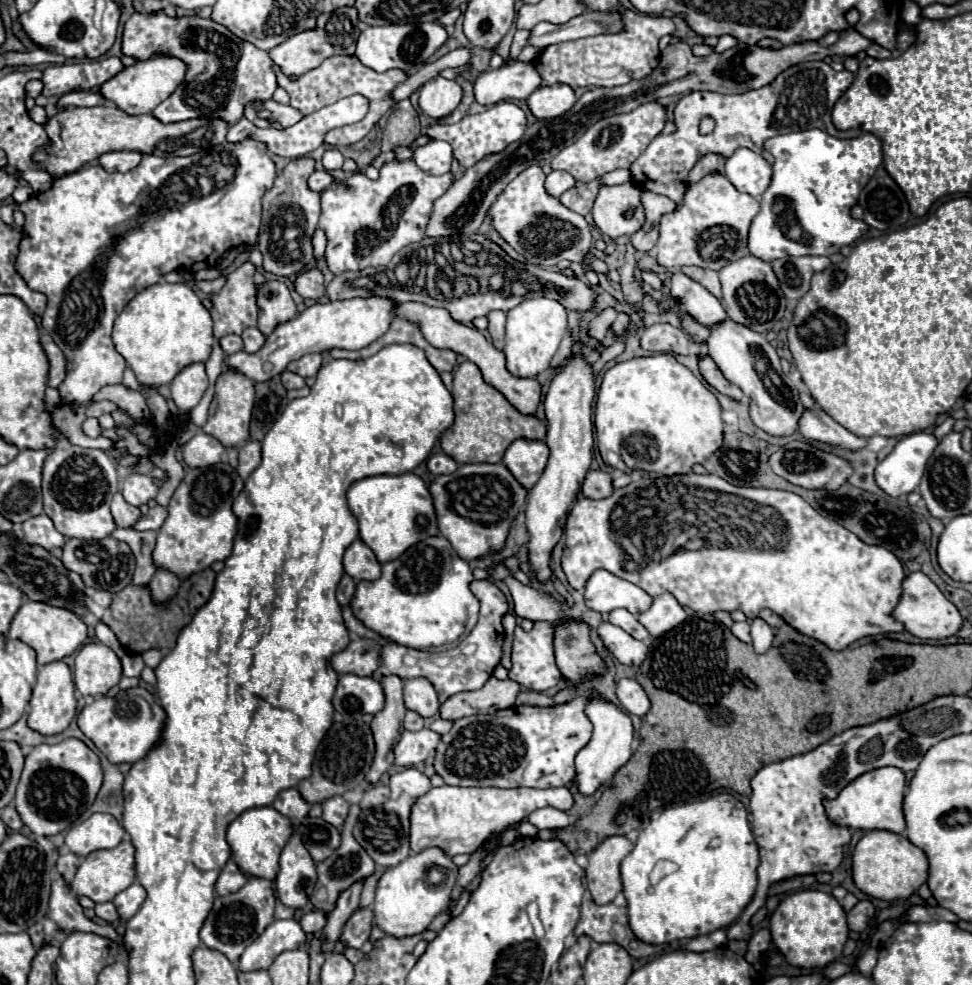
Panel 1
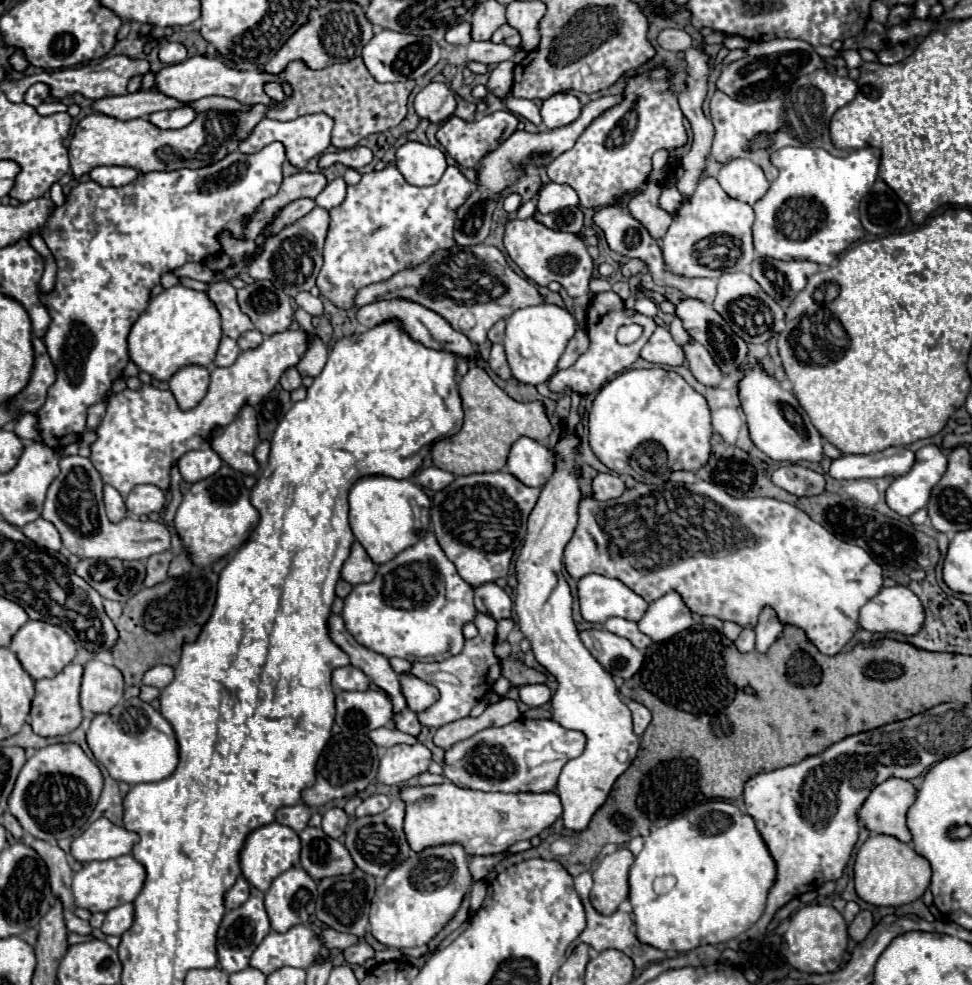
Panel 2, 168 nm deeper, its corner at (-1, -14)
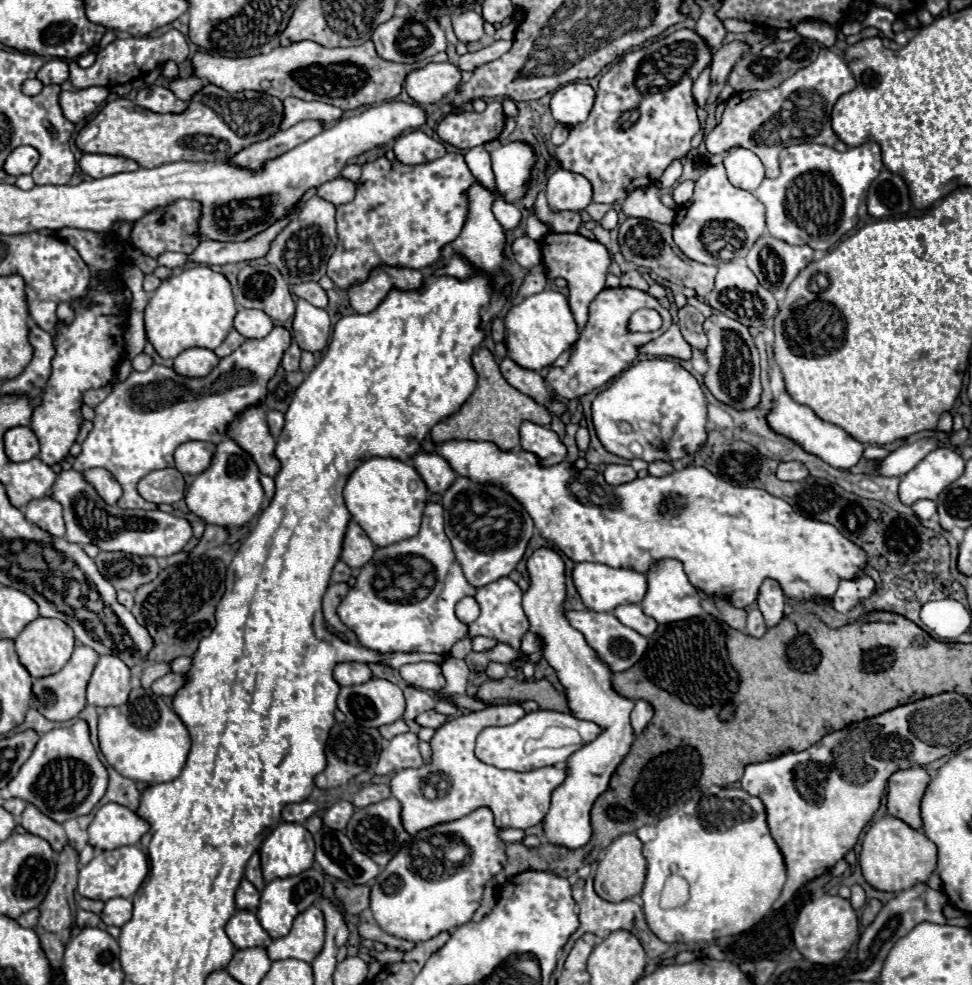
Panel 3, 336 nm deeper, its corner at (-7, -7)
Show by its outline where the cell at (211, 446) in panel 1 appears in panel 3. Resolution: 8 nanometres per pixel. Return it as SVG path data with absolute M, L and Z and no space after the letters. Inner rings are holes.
M188 441L182 443L176 453L176 469L188 475L200 475L212 463L212 453L216 453L216 445L208 441Z

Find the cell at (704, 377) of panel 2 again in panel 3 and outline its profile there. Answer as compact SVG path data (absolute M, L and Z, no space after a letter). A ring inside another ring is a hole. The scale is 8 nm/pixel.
M682 307L678 311L678 325L680 325L680 333L682 337L688 341L690 347L696 347L704 353L704 349L708 347L708 339L706 339L706 333L702 329L702 323L704 323L704 315L694 309L694 307Z

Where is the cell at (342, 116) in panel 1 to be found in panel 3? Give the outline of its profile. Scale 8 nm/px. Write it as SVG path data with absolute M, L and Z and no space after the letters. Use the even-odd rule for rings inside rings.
M288 97L284 99L284 117L280 123L280 131L306 121L306 119L314 119L314 121L324 121L324 123L334 123L338 119L342 119L342 109L334 107L334 105L326 105L320 101L302 101L296 97Z

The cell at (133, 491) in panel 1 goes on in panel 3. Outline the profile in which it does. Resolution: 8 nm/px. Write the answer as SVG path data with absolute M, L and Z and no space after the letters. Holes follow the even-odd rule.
M174 467L152 471L138 483L138 493L146 501L152 501L156 505L160 505L160 503L172 505L172 503L184 499L184 491L186 491L184 477Z

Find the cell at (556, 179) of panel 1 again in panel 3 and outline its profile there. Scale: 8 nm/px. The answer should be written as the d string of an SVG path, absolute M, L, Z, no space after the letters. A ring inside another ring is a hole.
M558 169L550 175L546 185L548 205L554 211L582 211L592 203L592 187L586 177Z

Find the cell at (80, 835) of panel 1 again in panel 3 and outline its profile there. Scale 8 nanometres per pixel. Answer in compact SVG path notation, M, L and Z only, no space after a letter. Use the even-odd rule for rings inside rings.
M106 803L96 811L94 821L88 827L88 843L98 851L112 851L124 845L136 845L146 831L148 831L148 823L142 821L134 811L126 809L124 805Z

